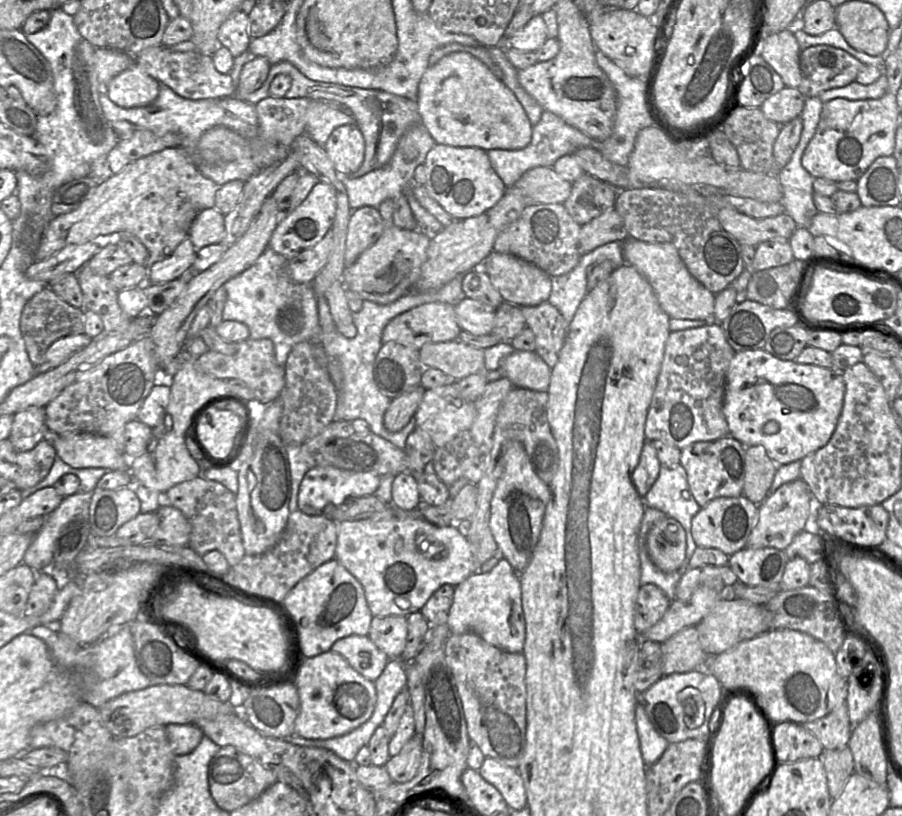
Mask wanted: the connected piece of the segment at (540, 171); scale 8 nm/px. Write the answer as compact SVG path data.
M535 167L526 171L513 185L530 203L564 203L570 196L572 183L562 179L551 167Z

